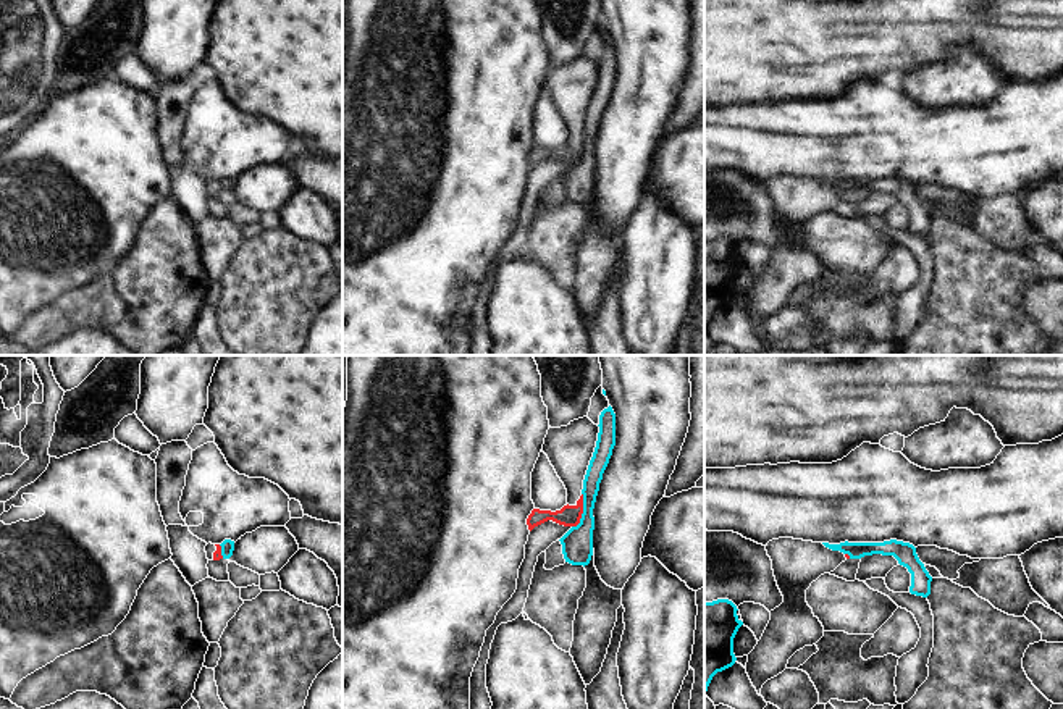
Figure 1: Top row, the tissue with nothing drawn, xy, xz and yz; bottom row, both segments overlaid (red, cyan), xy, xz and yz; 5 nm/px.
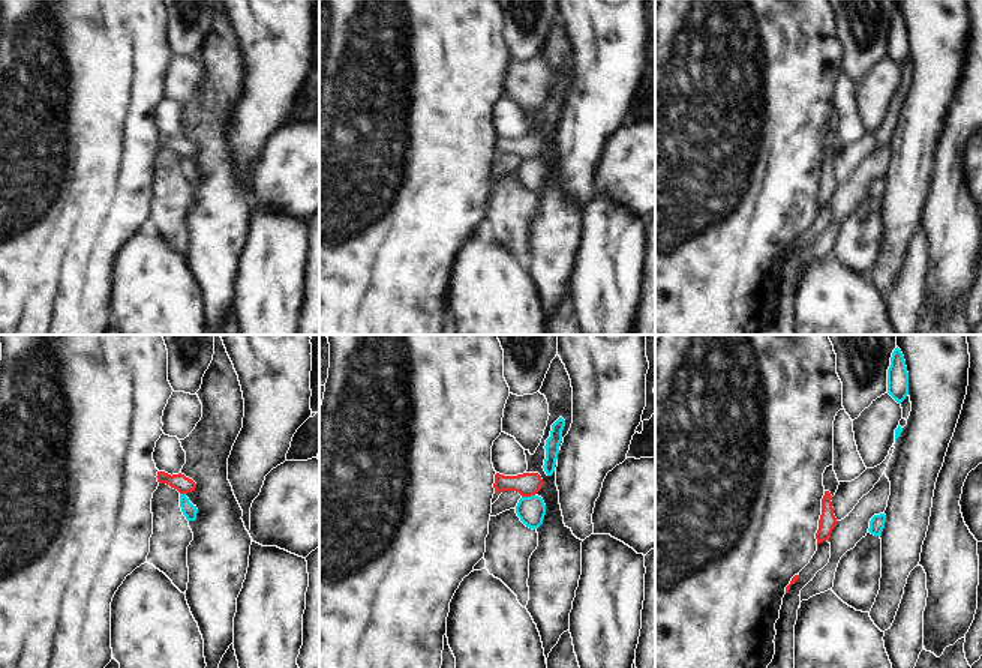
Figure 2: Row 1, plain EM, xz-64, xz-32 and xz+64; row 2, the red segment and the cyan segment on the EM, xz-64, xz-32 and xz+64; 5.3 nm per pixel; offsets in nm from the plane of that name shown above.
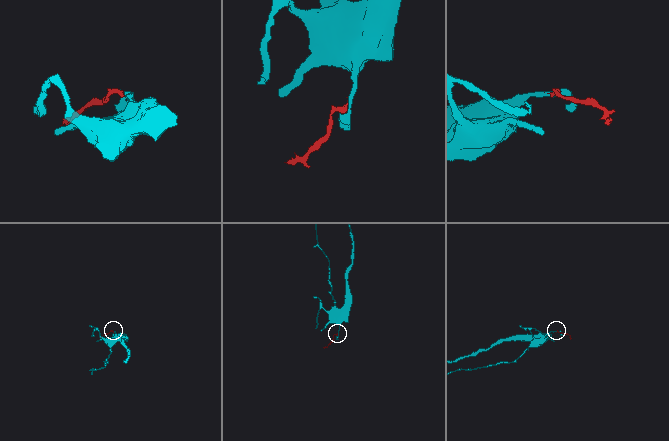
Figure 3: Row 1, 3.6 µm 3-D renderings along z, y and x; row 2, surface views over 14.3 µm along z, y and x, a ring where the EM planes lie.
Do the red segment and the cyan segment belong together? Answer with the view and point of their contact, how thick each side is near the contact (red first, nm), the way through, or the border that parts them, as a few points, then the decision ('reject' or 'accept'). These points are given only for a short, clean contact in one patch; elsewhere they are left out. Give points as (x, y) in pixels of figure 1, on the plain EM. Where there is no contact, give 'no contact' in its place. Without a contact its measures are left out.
contact xz (582, 149); calibres 110 and 160 nm; border xz (582, 131), (582, 155), (572, 165); reject

